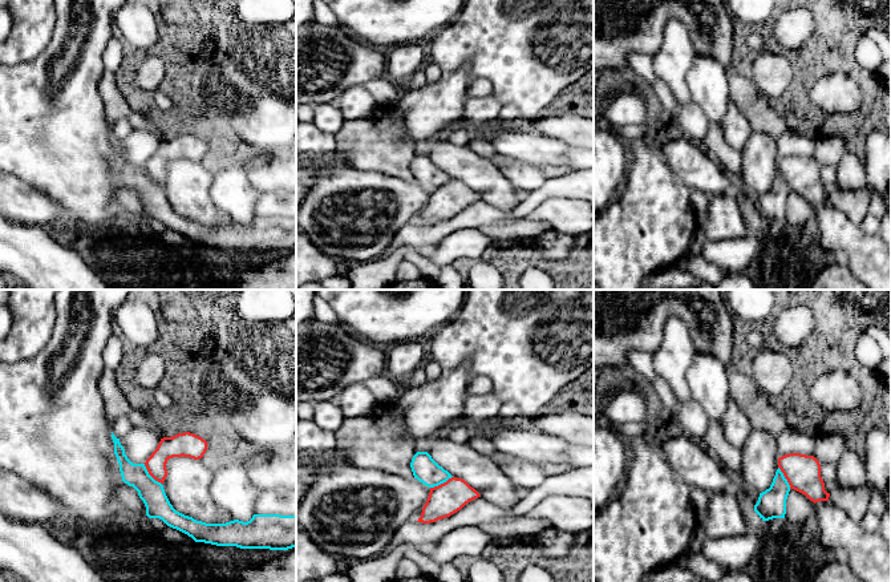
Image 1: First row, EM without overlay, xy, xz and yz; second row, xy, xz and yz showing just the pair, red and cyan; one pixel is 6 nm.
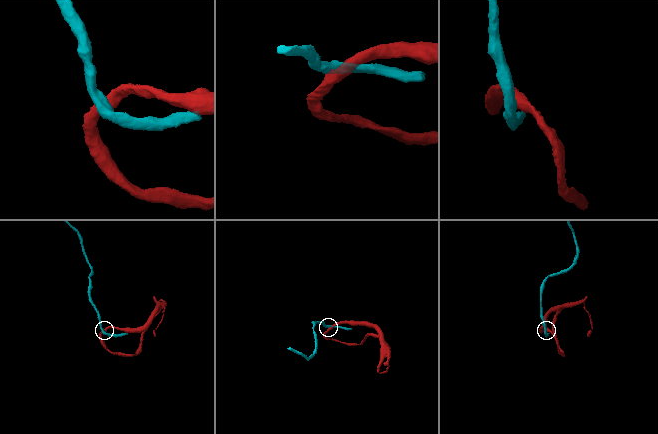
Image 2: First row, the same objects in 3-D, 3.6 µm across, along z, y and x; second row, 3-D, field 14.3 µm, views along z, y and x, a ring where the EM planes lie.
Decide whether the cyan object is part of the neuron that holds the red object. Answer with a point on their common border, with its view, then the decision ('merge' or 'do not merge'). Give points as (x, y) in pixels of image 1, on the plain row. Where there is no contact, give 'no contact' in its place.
contact xy (150, 177); merge

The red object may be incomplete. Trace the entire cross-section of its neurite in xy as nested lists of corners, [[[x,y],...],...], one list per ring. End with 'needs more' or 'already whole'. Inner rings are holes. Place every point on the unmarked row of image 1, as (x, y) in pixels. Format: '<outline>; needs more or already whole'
[[[113,134],[112,141],[122,183],[138,194],[149,221],[162,222],[167,229],[187,237],[195,244],[240,251],[296,250],[296,218],[254,217],[247,225],[234,222],[226,226],[206,226],[173,210],[162,187],[167,179],[167,162],[182,158],[202,161],[208,149],[202,140],[190,134],[163,140],[145,166],[133,166]]]; needs more

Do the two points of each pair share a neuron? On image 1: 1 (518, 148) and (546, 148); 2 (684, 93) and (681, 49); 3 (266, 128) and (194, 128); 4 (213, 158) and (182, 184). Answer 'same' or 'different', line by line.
1: same
2: same
3: same
4: different

